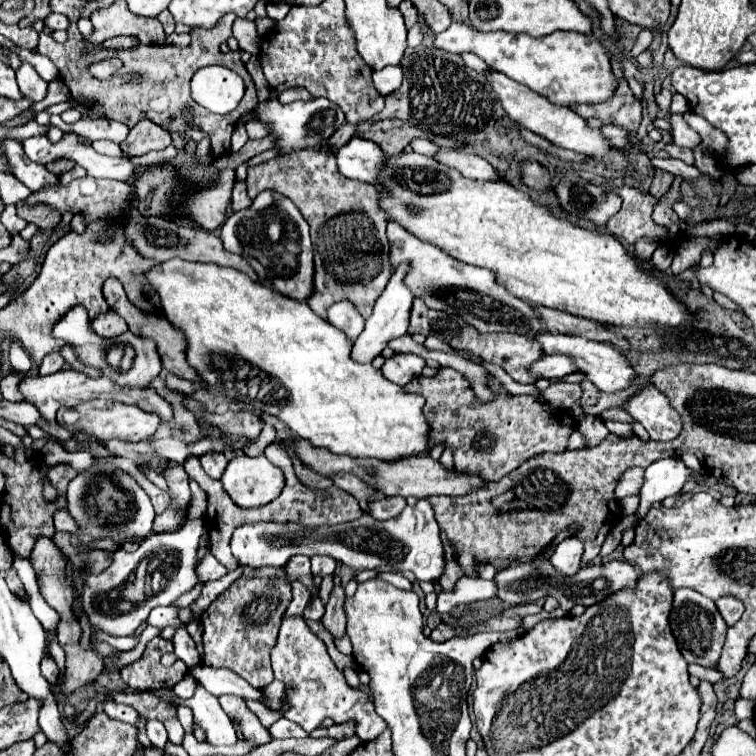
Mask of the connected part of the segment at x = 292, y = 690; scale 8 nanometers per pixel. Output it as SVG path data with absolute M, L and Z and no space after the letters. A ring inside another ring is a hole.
M294 615L282 621L278 643L272 649L272 669L274 677L286 685L286 701L290 703L290 709L284 713L284 717L298 723L306 733L318 729L326 717L334 719L336 723L354 719L356 735L362 741L378 737L388 727L386 721L382 721L382 717L374 711L370 697L360 689L348 687L344 675L336 669L334 661L330 659L324 641L310 631L304 617Z

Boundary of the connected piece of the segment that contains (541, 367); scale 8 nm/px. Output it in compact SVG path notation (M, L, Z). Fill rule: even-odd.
M544 355L536 363L530 365L530 375L538 379L556 379L564 377L566 373L574 373L574 361L566 355L558 355L558 361L554 361L554 355Z

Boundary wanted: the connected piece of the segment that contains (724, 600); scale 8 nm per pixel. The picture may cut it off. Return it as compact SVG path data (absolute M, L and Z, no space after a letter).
M720 597L716 601L716 607L720 609L720 613L722 613L722 617L724 617L724 621L726 621L728 627L732 627L734 623L738 623L740 617L742 617L742 613L744 613L744 605L736 597Z

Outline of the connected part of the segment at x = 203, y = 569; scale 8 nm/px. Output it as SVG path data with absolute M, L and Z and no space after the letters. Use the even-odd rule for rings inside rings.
M208 553L208 555L202 559L202 563L198 565L196 573L198 573L198 577L200 577L200 583L208 583L208 581L216 581L216 579L224 577L224 575L228 573L228 569L226 569L222 563L218 563L218 561L214 559L214 555Z

